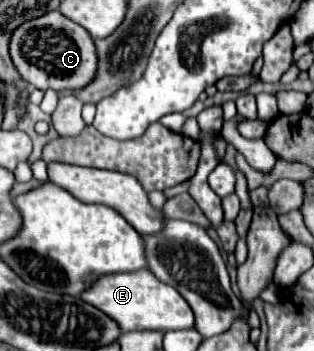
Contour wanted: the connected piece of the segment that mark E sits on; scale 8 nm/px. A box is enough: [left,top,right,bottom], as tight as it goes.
[82,268,194,332]

